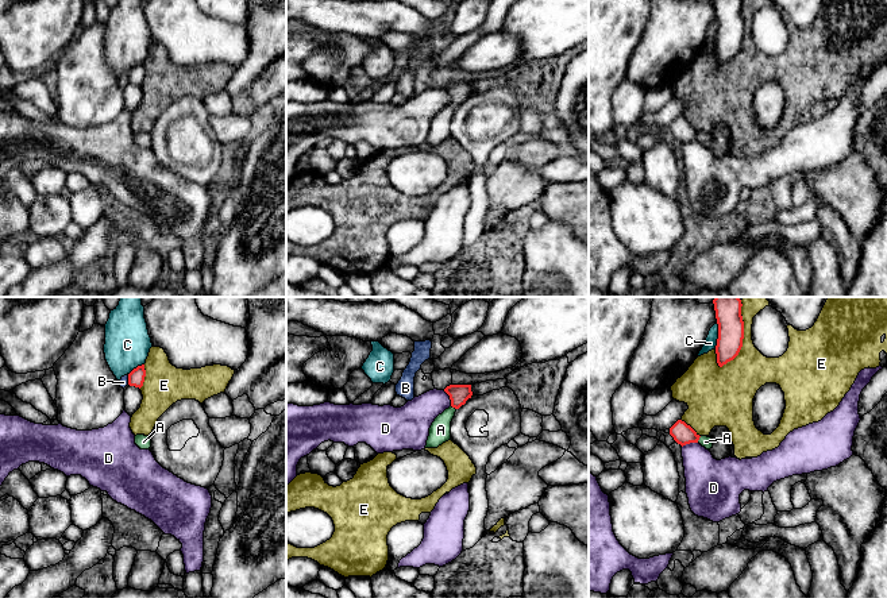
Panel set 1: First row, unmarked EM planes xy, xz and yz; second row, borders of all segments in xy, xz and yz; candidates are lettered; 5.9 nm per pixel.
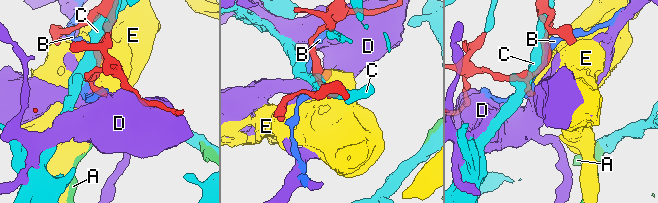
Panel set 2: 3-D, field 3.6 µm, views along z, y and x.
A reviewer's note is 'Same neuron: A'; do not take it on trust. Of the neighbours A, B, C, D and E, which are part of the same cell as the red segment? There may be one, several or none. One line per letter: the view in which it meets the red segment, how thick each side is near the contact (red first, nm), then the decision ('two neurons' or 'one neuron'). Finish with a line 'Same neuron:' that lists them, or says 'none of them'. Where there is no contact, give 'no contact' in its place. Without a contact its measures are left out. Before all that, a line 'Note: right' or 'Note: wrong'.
Note: right
A: yz | 120/70 nm | one neuron
B: xy | 100/60 nm | two neurons
C: yz | 160/70 nm | two neurons
D: xz | 110/200 nm | two neurons
E: yz | 160/240 nm | two neurons
Same neuron: A

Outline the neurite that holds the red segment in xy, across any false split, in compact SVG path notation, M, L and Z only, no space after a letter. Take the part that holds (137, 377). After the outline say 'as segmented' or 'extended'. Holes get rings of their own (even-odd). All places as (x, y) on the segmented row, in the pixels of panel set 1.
M144 364L138 366L128 374L128 385L135 387L142 387L146 377Z; as segmented

